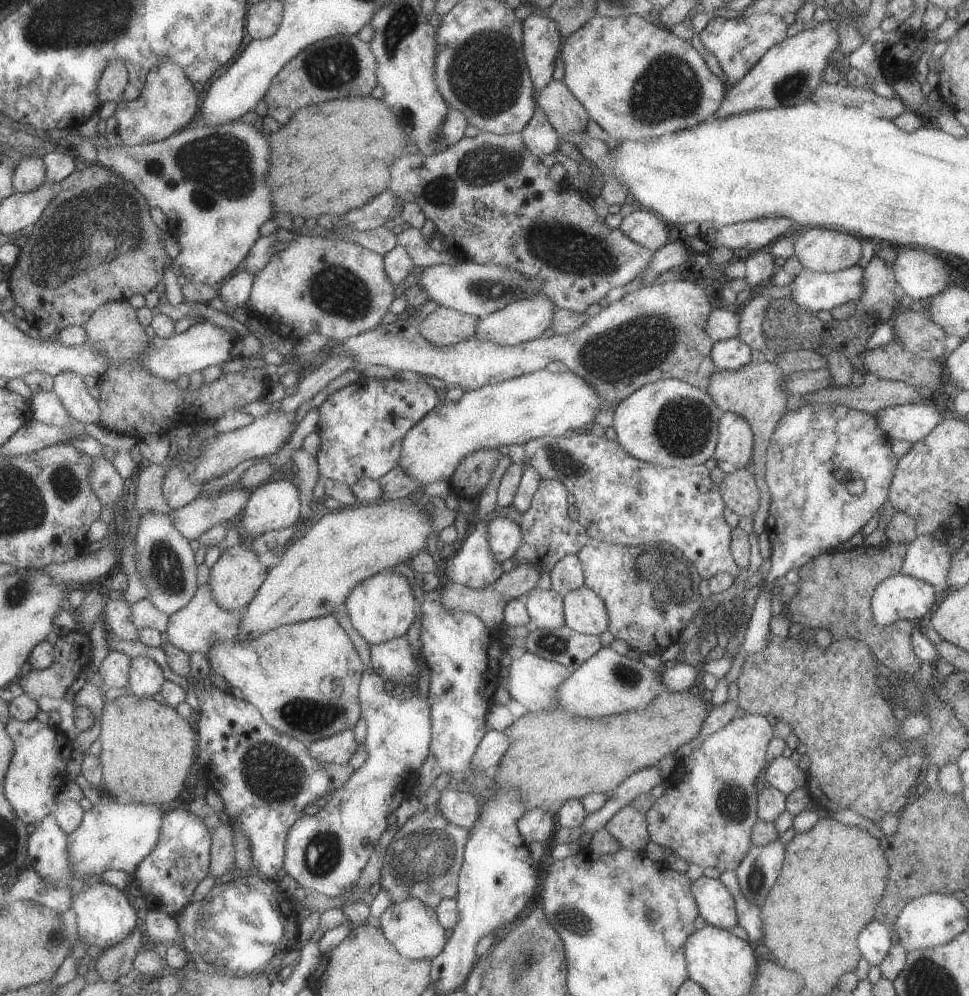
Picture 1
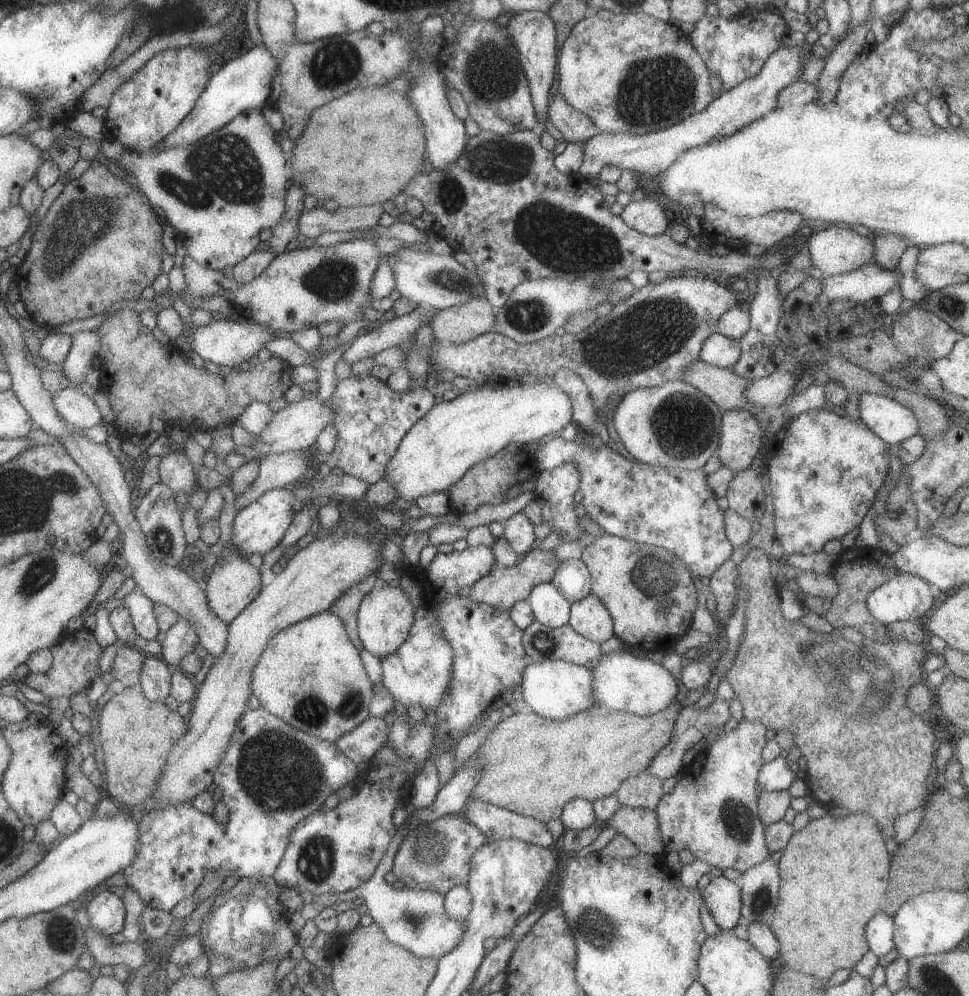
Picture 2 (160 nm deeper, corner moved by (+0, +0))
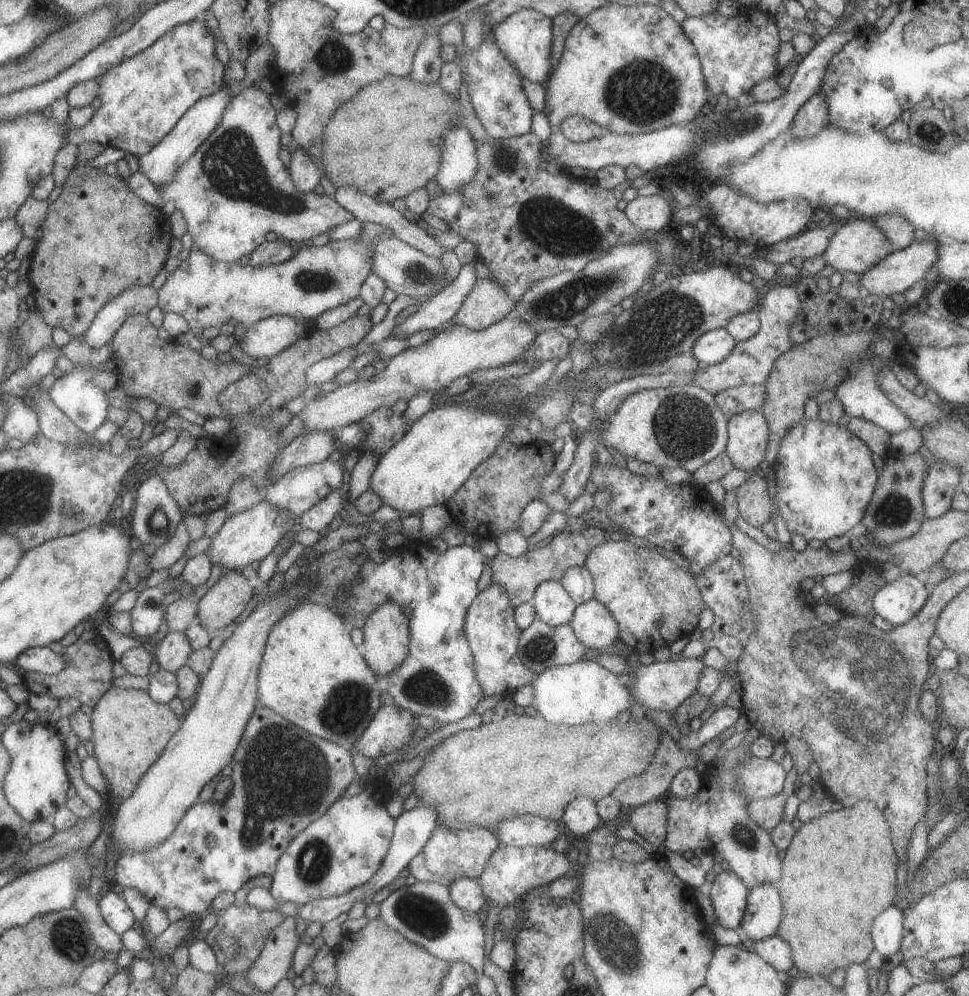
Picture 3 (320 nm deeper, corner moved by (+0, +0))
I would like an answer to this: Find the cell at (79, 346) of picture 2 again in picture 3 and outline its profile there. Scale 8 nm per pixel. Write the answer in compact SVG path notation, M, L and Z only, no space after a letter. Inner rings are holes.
M134 286L123 290L115 298L111 298L89 324L89 328L80 337L85 346L91 350L101 348L111 341L117 328L123 325L127 316L133 314L146 315L157 305L157 292L151 286Z

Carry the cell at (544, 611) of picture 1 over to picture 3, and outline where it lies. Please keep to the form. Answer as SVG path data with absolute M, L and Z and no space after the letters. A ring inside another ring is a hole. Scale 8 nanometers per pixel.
M559 581L541 582L535 588L531 606L536 617L551 627L569 623L576 608Z

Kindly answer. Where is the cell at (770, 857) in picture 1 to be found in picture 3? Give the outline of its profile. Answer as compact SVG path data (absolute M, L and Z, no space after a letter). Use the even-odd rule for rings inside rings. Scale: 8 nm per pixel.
M765 882L748 889L740 927L749 940L763 940L776 935L781 916L782 902L777 885Z

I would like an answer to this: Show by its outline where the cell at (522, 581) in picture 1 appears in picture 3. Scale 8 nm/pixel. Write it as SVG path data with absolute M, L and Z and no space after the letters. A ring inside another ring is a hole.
M587 527L583 528L583 532L575 532L575 534L567 534L565 531L553 535L551 542L547 542L541 548L533 548L527 550L521 556L513 557L507 556L498 552L493 557L491 564L491 584L499 584L505 592L509 604L513 608L521 605L522 603L531 603L534 591L537 586L543 581L561 581L563 572L571 566L584 567L587 554L591 548L608 542L608 531L603 530L601 527Z

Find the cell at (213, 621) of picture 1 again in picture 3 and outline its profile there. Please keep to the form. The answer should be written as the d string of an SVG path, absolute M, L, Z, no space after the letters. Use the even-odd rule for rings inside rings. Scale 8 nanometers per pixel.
M169 631L157 645L154 659L159 665L159 669L175 673L181 666L186 665L192 650L193 648L183 632Z

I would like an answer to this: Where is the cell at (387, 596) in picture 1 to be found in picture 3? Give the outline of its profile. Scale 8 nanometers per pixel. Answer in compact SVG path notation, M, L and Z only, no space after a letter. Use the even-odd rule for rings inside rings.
M385 602L383 606L377 606L365 621L359 626L363 632L363 643L360 647L363 660L369 670L374 674L385 677L393 672L403 660L407 658L410 631L408 630L408 613L406 609L397 606L397 602Z

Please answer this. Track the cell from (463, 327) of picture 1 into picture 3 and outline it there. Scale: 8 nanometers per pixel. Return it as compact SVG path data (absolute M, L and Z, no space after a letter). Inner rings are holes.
M478 279L473 282L471 292L465 296L449 324L465 326L469 330L483 330L503 320L513 310L513 306L515 299L509 298L501 286L489 279Z

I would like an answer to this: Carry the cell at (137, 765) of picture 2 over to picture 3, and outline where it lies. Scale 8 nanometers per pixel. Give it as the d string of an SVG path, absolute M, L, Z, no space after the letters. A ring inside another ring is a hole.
M121 682L118 687L112 686L93 706L90 716L93 743L93 755L97 765L108 783L108 799L117 802L130 797L137 787L139 778L162 753L169 738L180 728L181 721L171 712L167 704L155 703L147 692L135 687L133 682Z

